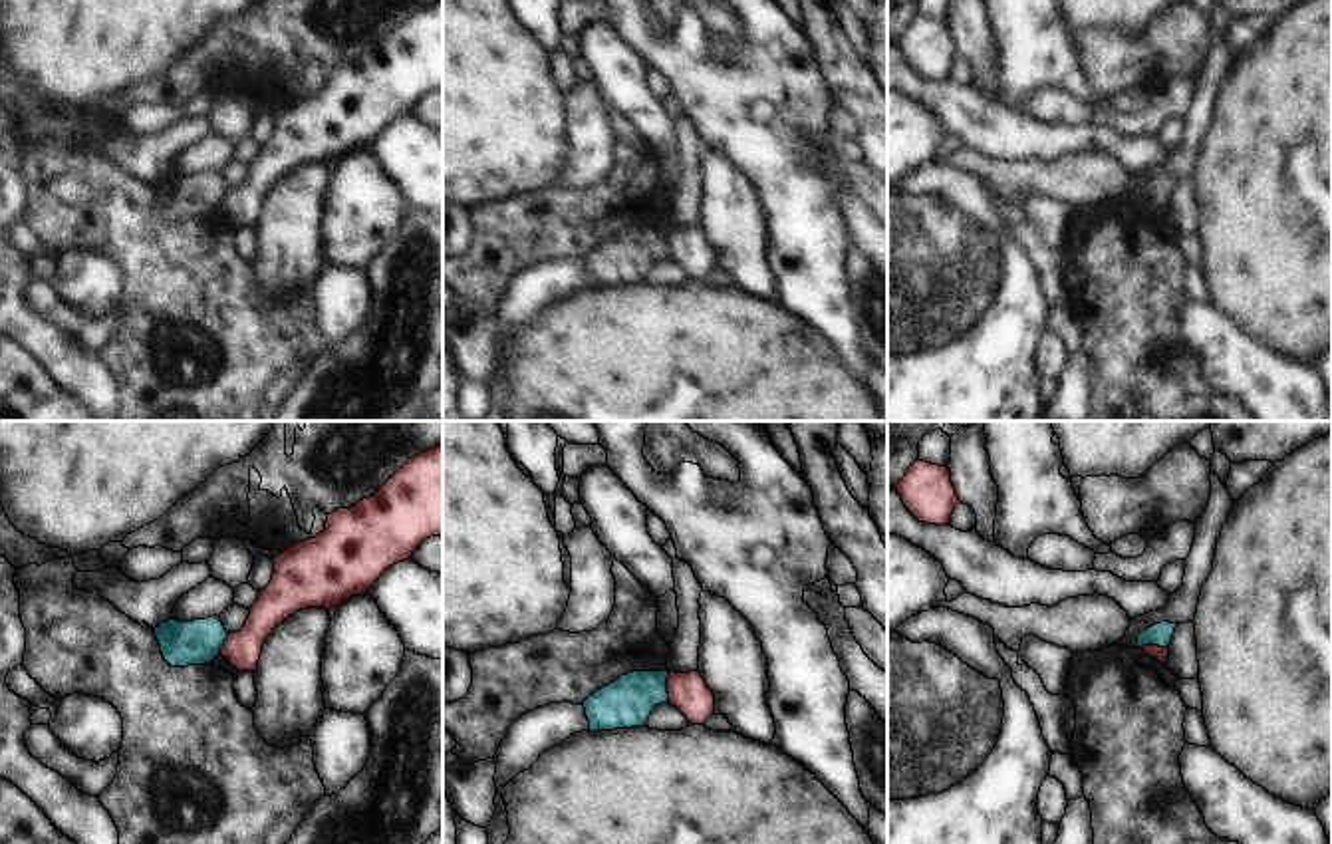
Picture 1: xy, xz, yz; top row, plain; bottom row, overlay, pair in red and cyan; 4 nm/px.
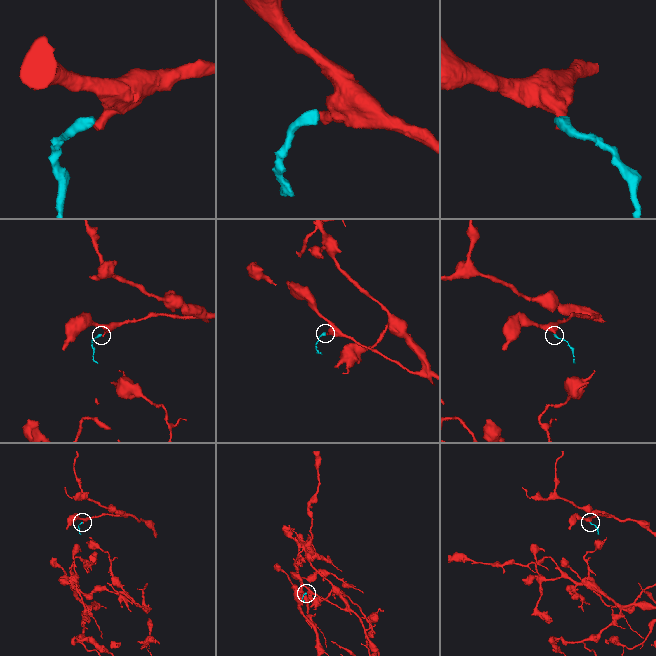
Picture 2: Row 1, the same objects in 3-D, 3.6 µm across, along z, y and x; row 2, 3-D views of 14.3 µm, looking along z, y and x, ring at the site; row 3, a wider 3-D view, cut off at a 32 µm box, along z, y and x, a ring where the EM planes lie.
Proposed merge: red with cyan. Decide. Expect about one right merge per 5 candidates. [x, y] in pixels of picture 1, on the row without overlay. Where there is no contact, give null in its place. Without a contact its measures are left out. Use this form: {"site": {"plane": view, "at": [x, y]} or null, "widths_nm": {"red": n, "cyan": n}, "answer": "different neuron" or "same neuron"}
{"site": {"plane": "xz", "at": [667, 243]}, "widths_nm": {"red": 160, "cyan": 200}, "answer": "different neuron"}

